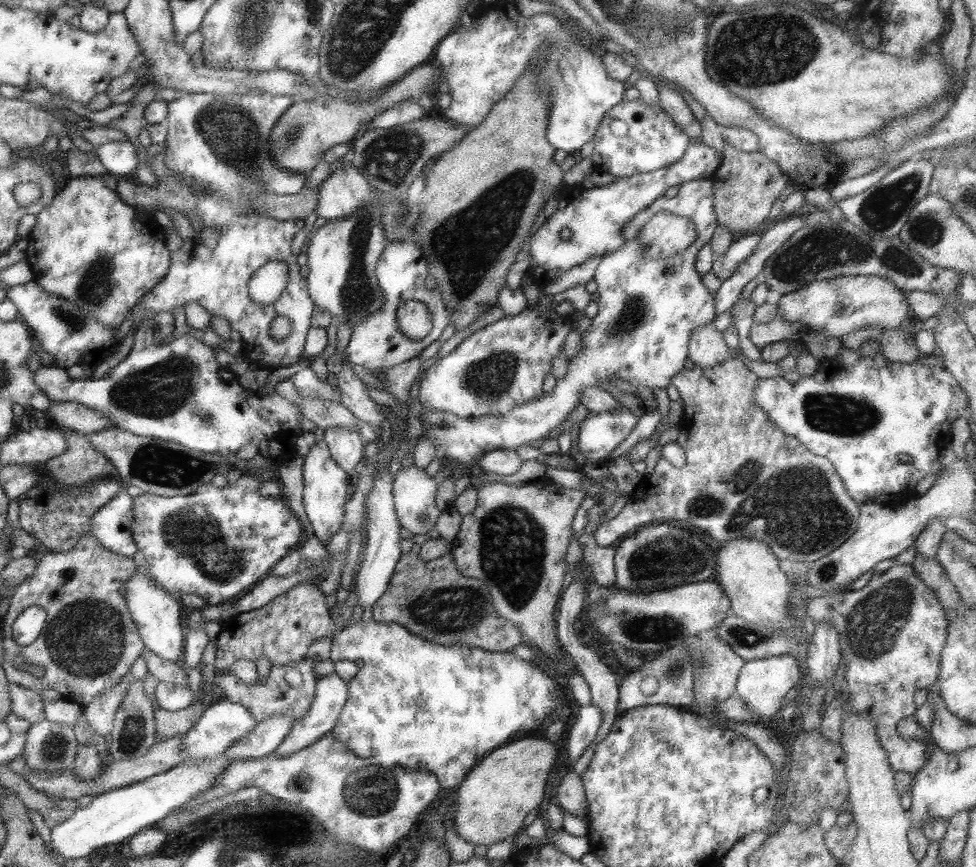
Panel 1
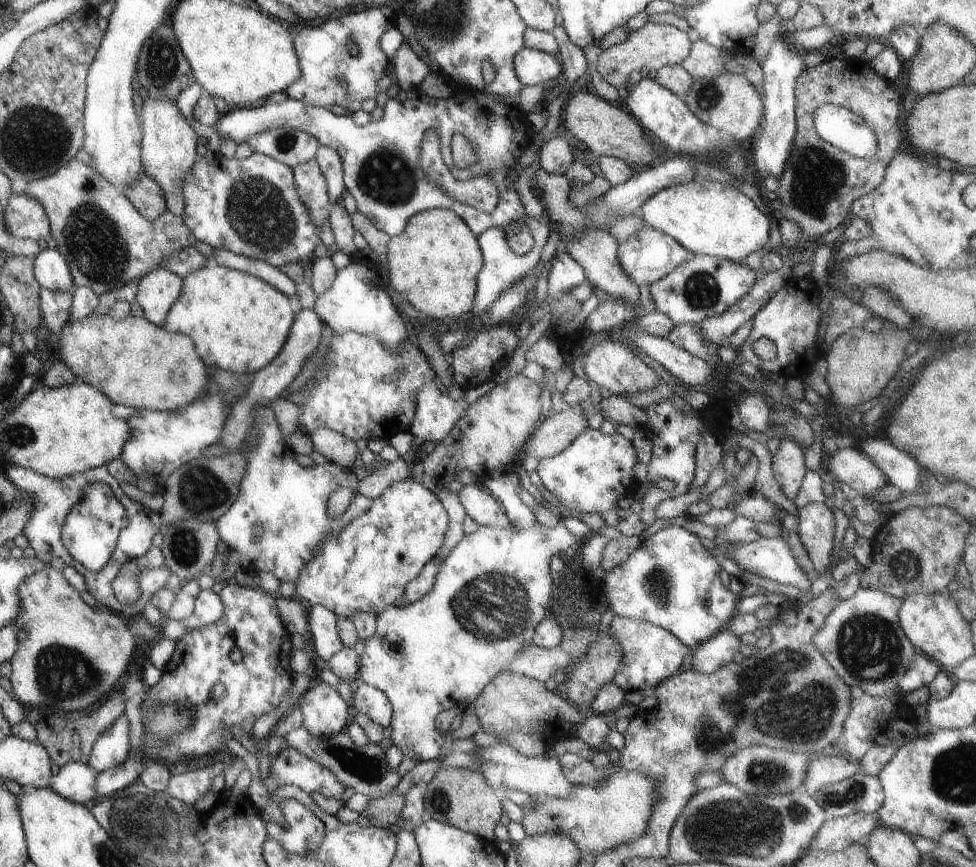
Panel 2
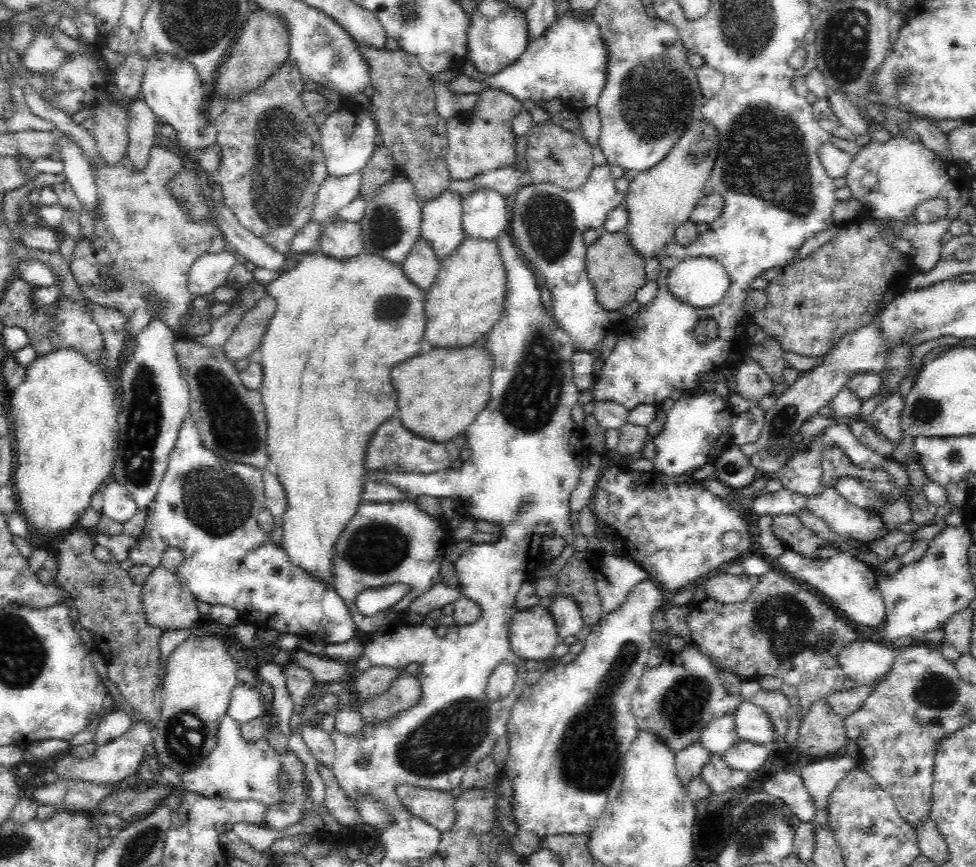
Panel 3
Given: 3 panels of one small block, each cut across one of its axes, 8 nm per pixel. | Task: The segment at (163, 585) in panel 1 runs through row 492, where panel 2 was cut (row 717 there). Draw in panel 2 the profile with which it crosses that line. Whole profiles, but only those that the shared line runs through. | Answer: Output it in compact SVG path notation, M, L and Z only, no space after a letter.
M225 582L219 598L223 602L223 616L215 624L195 628L175 642L175 650L161 672L161 680L147 690L139 708L141 716L147 716L157 706L185 704L193 714L193 722L167 738L145 734L141 742L143 754L129 752L121 766L99 772L95 782L97 800L113 796L137 782L149 762L165 766L165 762L221 752L227 748L223 732L235 738L235 732L249 730L251 736L253 724L291 696L293 670L289 668L289 658L293 644L291 634L281 624L275 596L257 588L241 588Z

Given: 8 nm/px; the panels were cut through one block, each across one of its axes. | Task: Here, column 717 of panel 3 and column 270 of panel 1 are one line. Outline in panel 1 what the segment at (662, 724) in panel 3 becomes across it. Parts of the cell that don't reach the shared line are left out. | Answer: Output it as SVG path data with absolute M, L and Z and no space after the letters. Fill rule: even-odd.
M303 658L299 662L289 662L289 664L283 664L283 666L271 666L269 670L269 676L259 682L255 680L253 684L243 684L239 678L235 678L235 674L217 674L215 676L215 686L223 690L223 698L227 702L233 702L233 704L239 704L243 708L249 710L251 718L259 724L267 718L273 718L273 716L285 716L289 720L299 720L307 714L307 710L311 708L311 702L315 698L315 686L317 686L317 680L319 676L315 676L313 672L315 668L315 662L309 660L309 658ZM289 670L295 670L299 674L299 682L287 682L285 680L285 672Z

